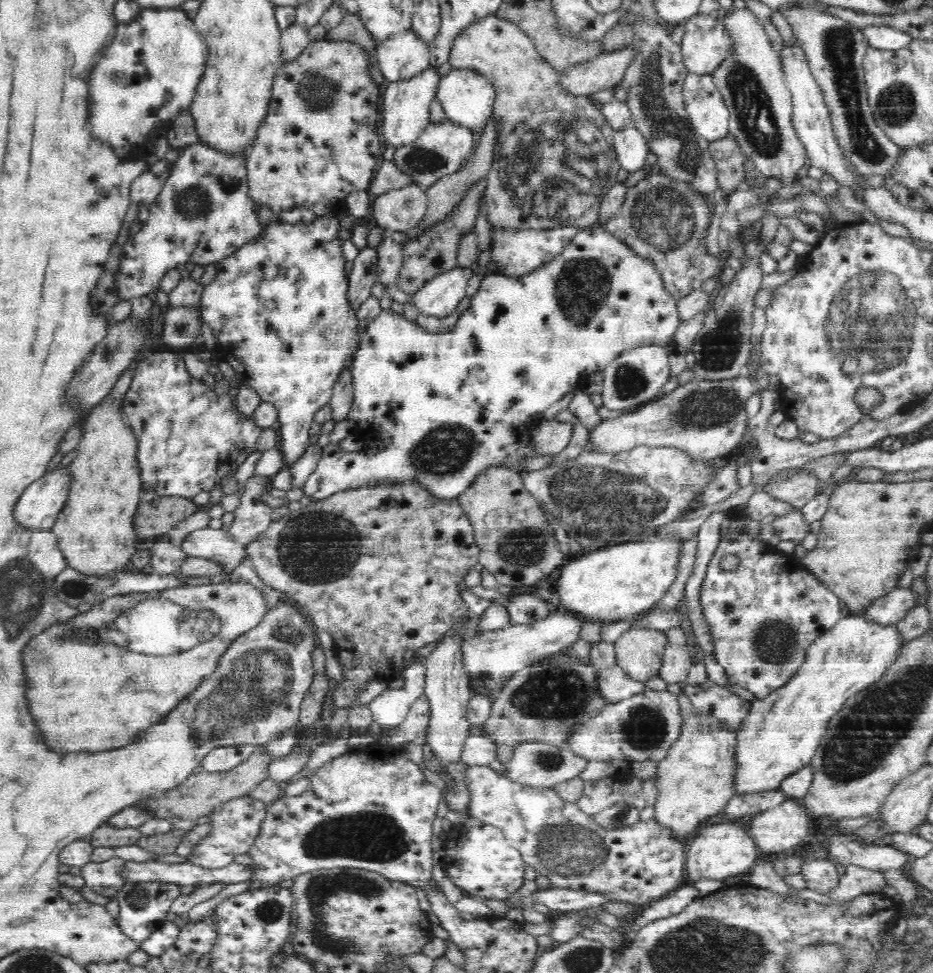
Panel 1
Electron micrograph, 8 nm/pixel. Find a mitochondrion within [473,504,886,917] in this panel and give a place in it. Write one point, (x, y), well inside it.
(551, 695)

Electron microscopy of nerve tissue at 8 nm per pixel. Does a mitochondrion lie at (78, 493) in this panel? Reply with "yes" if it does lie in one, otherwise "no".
no

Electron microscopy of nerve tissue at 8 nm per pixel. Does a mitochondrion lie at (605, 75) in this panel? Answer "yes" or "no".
no

